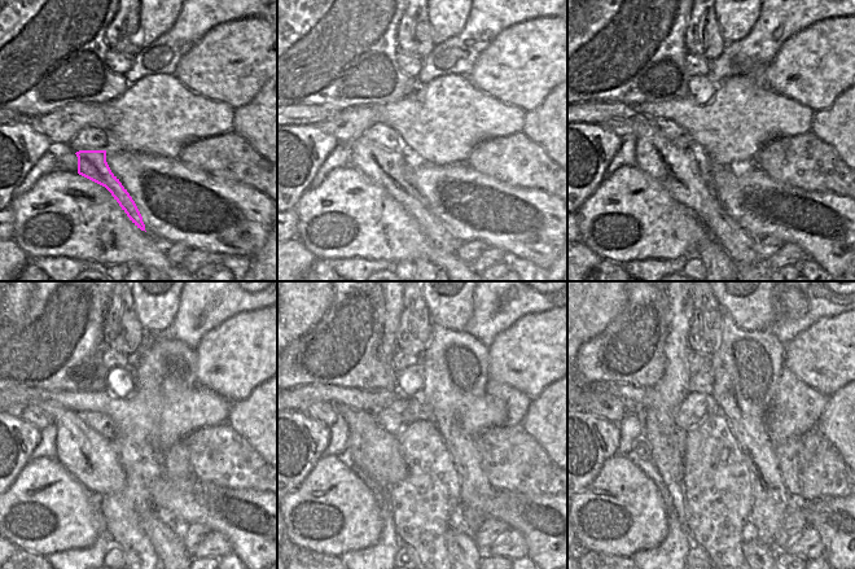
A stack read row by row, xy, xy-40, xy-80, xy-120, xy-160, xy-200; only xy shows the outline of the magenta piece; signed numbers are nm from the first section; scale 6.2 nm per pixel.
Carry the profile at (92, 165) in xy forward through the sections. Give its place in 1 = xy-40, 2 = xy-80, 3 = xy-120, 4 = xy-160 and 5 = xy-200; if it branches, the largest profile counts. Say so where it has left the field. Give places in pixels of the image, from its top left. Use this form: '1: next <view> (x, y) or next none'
1: next xy-40 (387, 169)
2: next xy-80 (682, 173)
3: next xy-120 (92, 459)
4: next xy-160 (373, 451)
5: next xy-200 (749, 545)

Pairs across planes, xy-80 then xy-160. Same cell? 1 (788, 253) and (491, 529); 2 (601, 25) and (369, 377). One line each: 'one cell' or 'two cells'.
1: two cells
2: one cell

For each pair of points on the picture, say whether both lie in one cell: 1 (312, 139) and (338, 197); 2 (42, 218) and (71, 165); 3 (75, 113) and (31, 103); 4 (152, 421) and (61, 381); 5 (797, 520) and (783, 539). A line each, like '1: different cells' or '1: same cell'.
1: different cells
2: different cells
3: different cells
4: different cells
5: same cell

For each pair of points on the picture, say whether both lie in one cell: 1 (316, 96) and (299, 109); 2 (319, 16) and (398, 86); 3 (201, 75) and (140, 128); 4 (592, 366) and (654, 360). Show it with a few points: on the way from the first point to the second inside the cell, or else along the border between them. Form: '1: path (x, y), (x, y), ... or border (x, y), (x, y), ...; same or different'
1: border (290, 105), (329, 105), (336, 110); different
2: path (337, 35), (378, 77); same
3: border (172, 75), (193, 92), (213, 101); different
4: path (608, 372), (622, 377), (639, 372); same

